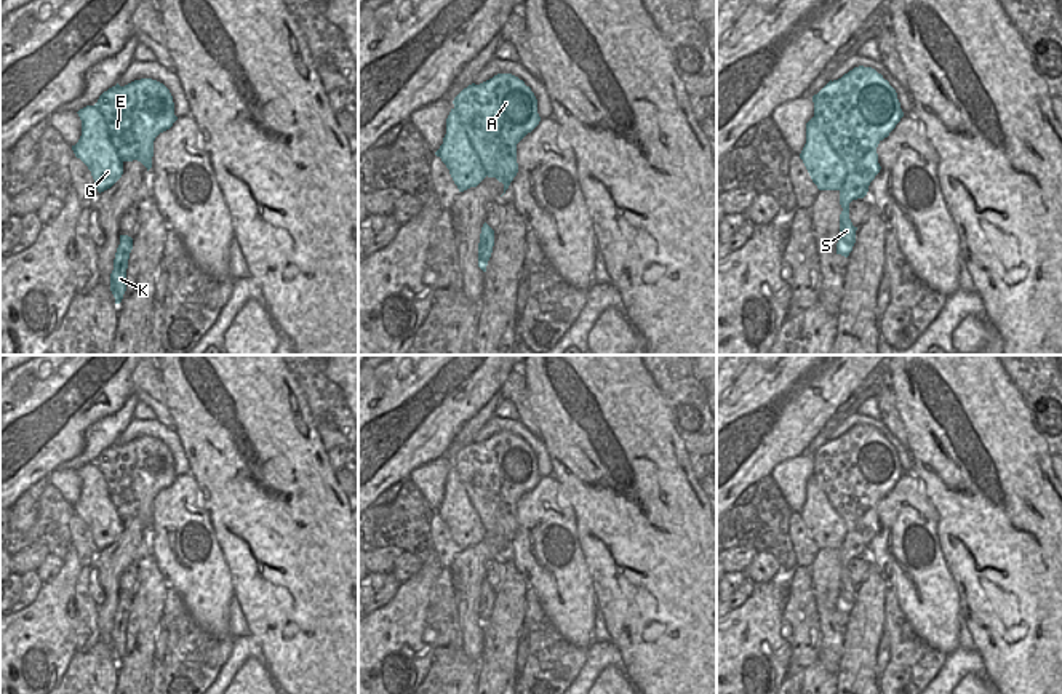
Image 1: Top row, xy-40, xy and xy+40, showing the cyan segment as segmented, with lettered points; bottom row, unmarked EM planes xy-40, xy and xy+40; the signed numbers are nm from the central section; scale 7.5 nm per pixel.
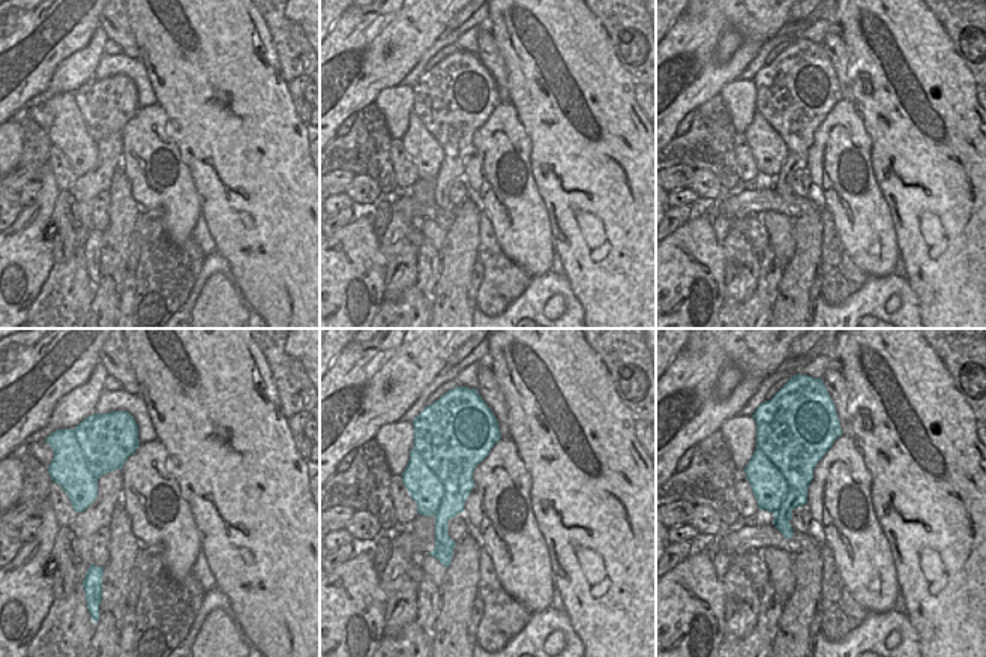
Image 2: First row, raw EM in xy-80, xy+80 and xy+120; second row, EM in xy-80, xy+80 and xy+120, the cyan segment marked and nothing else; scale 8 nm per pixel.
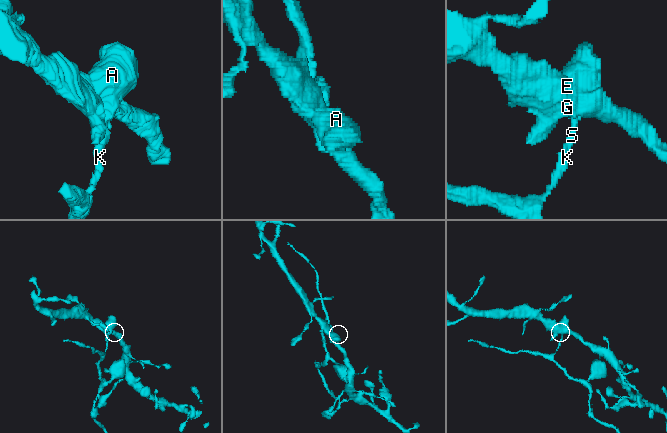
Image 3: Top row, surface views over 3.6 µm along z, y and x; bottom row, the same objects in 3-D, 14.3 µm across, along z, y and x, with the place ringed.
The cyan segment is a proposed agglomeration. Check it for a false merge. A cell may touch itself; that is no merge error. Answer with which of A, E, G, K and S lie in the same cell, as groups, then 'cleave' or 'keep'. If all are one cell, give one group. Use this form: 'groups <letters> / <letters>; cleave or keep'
groups A E K S / G; cleave

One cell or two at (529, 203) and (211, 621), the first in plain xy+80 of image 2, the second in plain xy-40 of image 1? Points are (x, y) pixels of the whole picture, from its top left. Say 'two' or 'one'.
one

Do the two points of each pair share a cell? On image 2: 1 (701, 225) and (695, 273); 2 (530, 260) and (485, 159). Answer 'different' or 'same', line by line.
1: same
2: same

